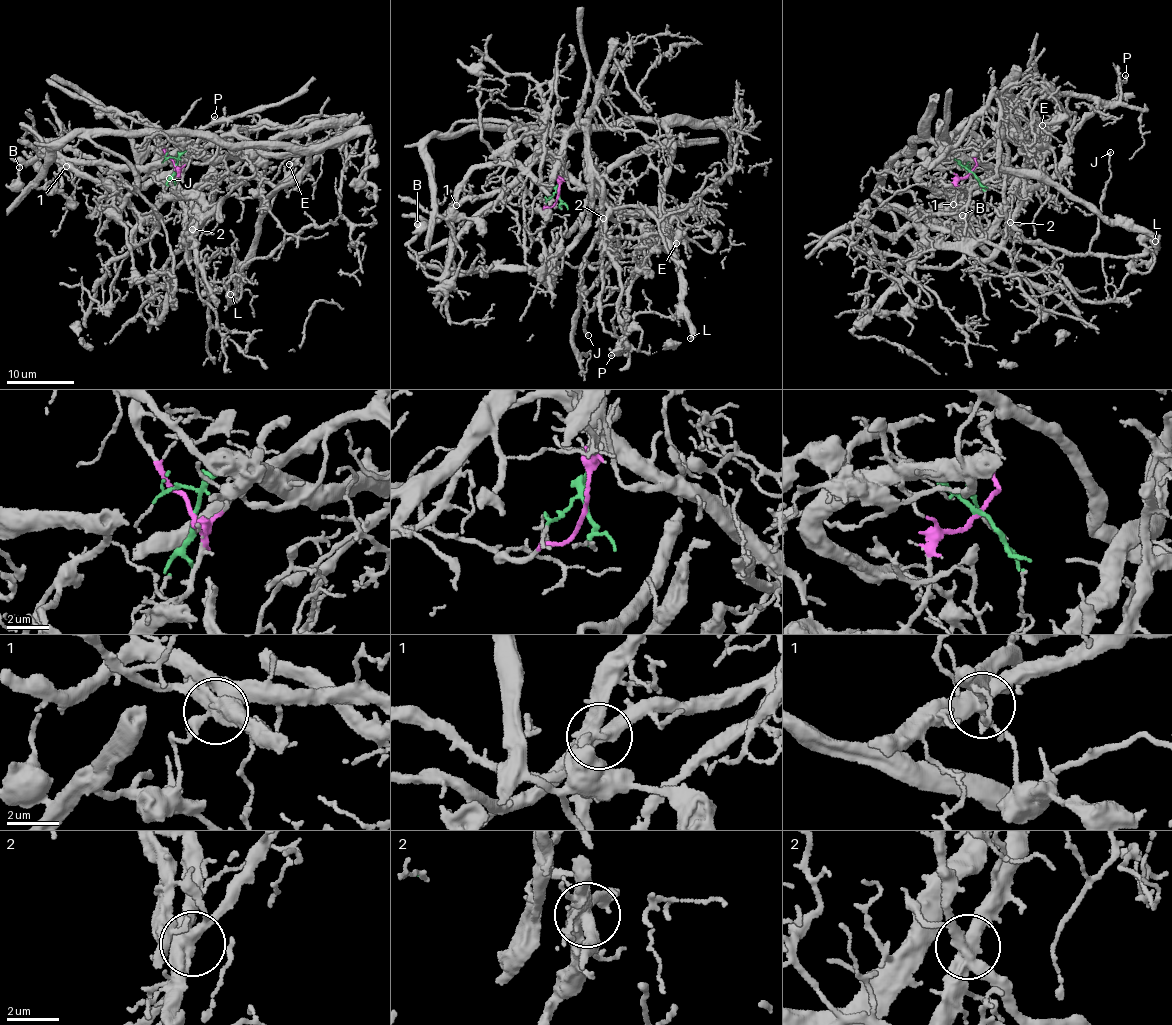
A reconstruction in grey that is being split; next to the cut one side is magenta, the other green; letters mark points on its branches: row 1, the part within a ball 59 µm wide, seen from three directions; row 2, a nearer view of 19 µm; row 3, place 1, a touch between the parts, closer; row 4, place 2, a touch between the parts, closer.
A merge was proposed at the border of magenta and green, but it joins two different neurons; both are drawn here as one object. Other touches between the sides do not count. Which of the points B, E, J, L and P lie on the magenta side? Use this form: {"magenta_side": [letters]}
{"magenta_side": []}

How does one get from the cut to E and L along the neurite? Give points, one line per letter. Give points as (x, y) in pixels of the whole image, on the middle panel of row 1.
E: (558, 197), (560, 179), (571, 176), (601, 192), (622, 211), (643, 217), (650, 230), (679, 234), (676, 243)
L: (558, 197), (560, 179), (571, 176), (622, 211), (643, 217), (650, 230), (681, 233), (672, 254), (690, 338)

